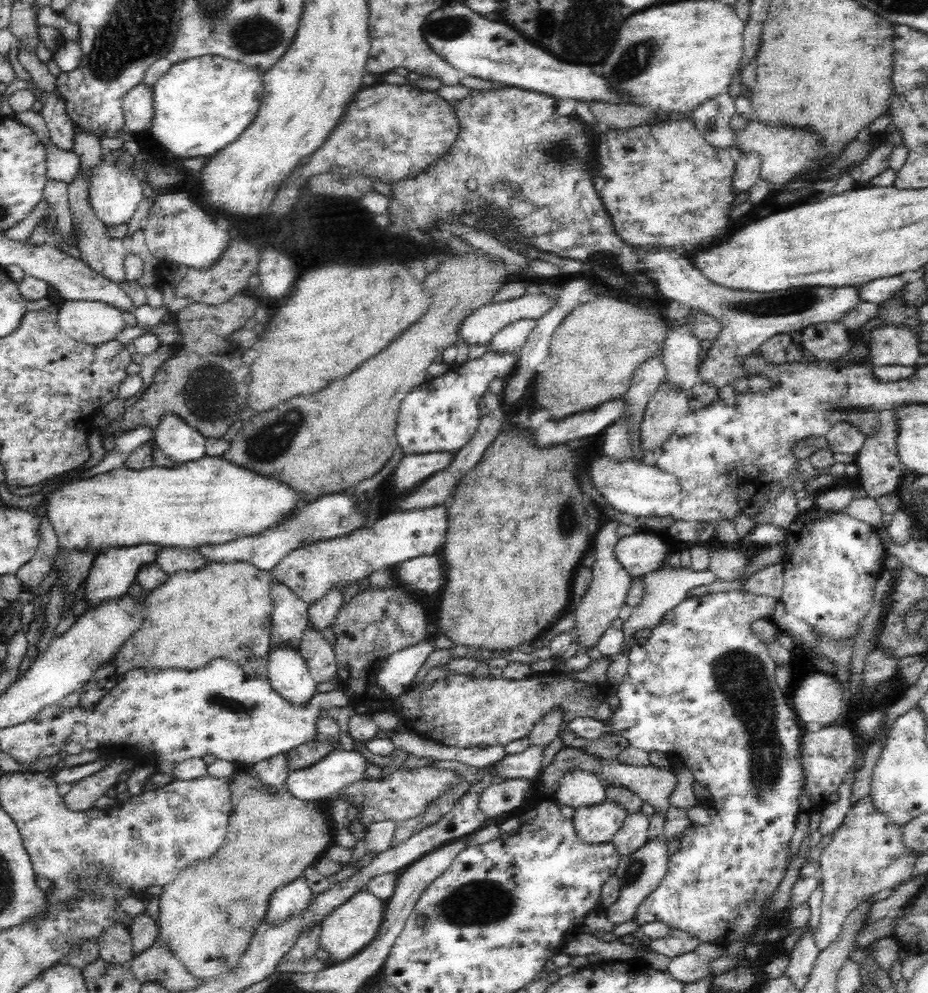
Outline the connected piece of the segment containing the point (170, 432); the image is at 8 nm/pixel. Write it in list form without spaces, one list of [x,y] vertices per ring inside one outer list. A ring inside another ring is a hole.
[[[174,413],[163,417],[152,438],[158,448],[178,464],[195,461],[206,455],[204,436]]]

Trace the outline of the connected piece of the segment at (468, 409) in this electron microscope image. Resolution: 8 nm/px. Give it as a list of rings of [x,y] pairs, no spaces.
[[[487,350],[485,356],[480,359],[468,360],[458,365],[455,369],[449,370],[438,377],[426,380],[409,392],[400,404],[399,415],[397,416],[396,441],[398,447],[406,456],[410,454],[428,454],[428,452],[458,452],[466,446],[473,435],[478,431],[481,420],[479,407],[482,395],[488,391],[490,381],[497,376],[506,377],[511,374],[517,366],[518,357],[512,353],[492,353]]]

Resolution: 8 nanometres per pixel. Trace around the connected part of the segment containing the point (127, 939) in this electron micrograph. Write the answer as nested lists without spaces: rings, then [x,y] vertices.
[[[116,922],[98,936],[99,958],[107,963],[127,966],[133,956],[133,938],[125,924]]]

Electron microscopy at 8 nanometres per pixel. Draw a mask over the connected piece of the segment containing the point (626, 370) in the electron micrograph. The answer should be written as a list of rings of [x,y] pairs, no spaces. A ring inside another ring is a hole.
[[[595,296],[586,302],[586,304],[579,305],[576,309],[571,310],[568,316],[564,318],[564,321],[558,326],[558,328],[556,328],[556,331],[552,333],[549,344],[549,356],[546,362],[547,371],[544,376],[538,375],[535,377],[535,393],[531,394],[537,404],[536,409],[550,410],[550,412],[552,412],[552,418],[550,420],[552,421],[562,420],[562,418],[566,418],[566,416],[570,416],[570,414],[592,410],[605,402],[622,397],[630,388],[630,382],[632,382],[632,378],[634,378],[634,372],[636,372],[643,363],[661,355],[669,329],[670,325],[667,324],[667,322],[663,320],[663,316],[660,316],[658,313],[643,311],[642,309],[637,310],[632,304],[628,304],[628,302],[620,302],[620,300],[612,298],[612,296]]]

